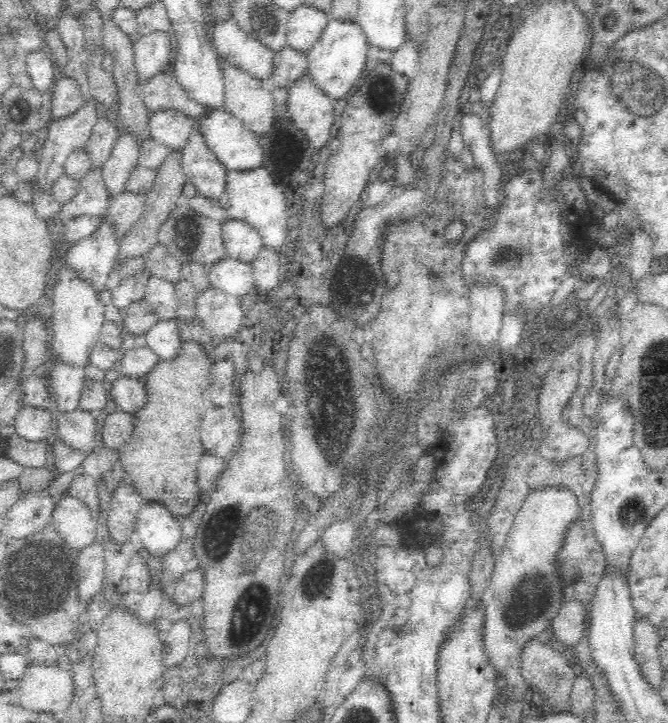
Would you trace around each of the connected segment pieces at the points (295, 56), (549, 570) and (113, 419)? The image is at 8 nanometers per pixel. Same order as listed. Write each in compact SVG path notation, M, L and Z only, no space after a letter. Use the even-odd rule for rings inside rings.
M290 45L285 46L275 53L274 67L276 70L271 79L276 84L276 88L290 88L307 75L306 53Z
M554 484L537 488L524 499L522 508L520 508L518 514L516 514L515 519L511 524L511 528L504 538L503 546L495 556L493 574L490 576L490 579L488 580L488 583L486 584L485 590L482 594L486 611L485 649L487 650L487 654L489 655L490 659L492 659L492 662L496 666L496 673L498 674L500 681L509 683L509 686L513 686L514 691L518 691L520 695L523 695L520 697L521 700L524 698L524 692L527 690L525 678L519 671L519 659L521 652L523 651L523 648L527 642L531 641L533 637L536 636L536 634L540 634L542 630L546 630L552 626L554 618L558 616L558 612L560 612L562 605L567 600L565 597L566 576L564 571L562 571L562 560L560 560L560 566L558 566L558 556L562 556L562 550L566 548L565 540L566 537L569 536L569 530L573 528L573 524L578 520L578 518L580 518L582 514L582 506L578 500L578 497L579 496L569 486L564 486L563 484Z
M119 409L101 415L101 436L106 446L120 449L130 438L135 425L135 412Z

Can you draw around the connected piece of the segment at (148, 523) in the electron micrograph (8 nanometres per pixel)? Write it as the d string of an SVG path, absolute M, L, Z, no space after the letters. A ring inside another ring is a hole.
M145 502L144 508L138 511L138 522L135 528L138 528L138 534L142 536L144 551L148 550L152 556L166 556L176 551L180 538L182 538L182 522L178 520L170 511L161 504Z

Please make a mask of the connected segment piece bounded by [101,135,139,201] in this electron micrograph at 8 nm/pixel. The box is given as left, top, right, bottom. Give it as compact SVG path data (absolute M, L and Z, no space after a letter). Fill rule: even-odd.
M122 135L114 146L110 160L103 164L101 170L109 201L127 190L128 179L138 162L139 148L135 141L130 136Z

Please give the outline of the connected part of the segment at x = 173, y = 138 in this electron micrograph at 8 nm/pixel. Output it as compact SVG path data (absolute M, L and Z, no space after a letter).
M180 110L154 111L149 118L151 139L165 145L169 151L183 149L190 132L194 130L192 123L193 119Z

